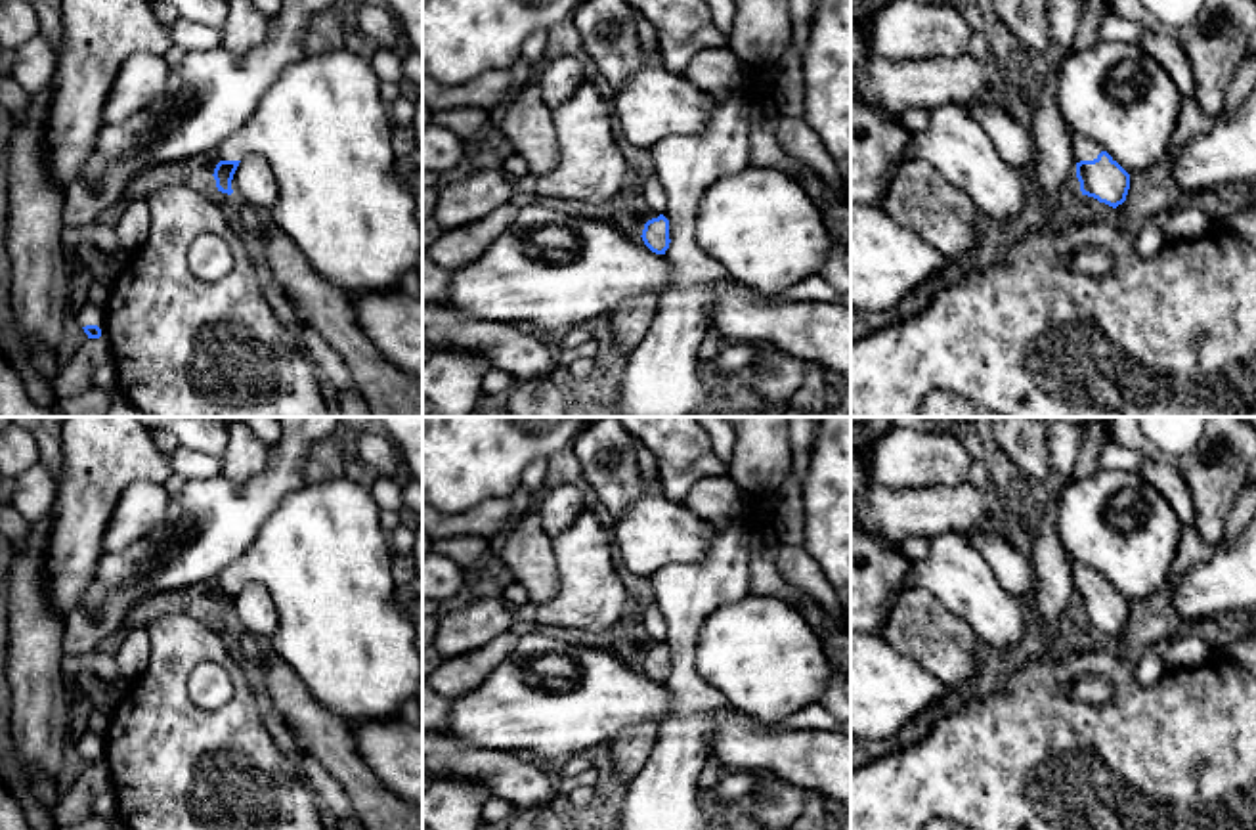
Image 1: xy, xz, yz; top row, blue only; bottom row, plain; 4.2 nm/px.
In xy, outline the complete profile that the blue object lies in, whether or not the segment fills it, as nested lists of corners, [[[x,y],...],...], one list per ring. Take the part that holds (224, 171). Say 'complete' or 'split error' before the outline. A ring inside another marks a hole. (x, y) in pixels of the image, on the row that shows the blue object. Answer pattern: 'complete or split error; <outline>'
split error; [[[350,48],[306,54],[283,71],[249,120],[218,147],[216,187],[231,195],[231,180],[247,155],[262,155],[277,182],[268,222],[292,239],[312,268],[348,302],[357,295],[396,291],[400,277],[419,268],[422,229],[415,197],[396,174],[392,120],[380,80]]]

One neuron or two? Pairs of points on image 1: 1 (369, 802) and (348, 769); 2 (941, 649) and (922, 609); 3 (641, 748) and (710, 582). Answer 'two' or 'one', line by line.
1: one
2: one
3: two

